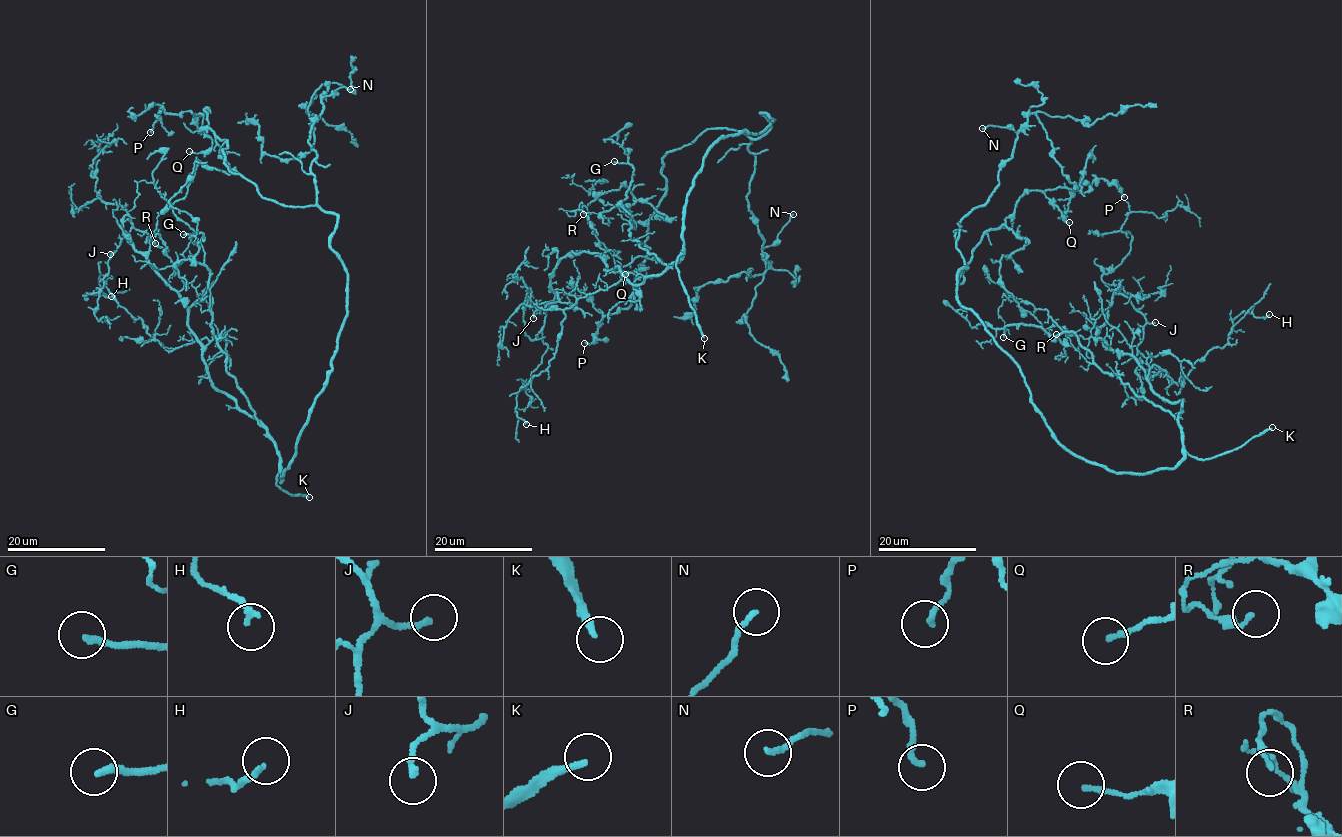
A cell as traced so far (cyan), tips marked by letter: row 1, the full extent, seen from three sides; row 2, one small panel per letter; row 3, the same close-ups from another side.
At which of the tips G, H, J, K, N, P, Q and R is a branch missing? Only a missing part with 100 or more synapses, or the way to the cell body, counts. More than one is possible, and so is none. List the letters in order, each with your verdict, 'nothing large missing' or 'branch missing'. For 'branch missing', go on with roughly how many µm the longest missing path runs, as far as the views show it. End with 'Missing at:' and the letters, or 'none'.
G: branch missing; missing 80 µm
H: nothing large missing
J: nothing large missing
K: branch missing; missing 140 µm
N: nothing large missing
P: nothing large missing
Q: nothing large missing
R: nothing large missing
Missing at: G, K

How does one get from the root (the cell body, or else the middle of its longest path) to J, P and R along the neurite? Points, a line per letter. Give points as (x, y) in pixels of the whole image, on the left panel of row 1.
J: (293, 456), (281, 482), (275, 440), (212, 383), (182, 299), (126, 237), (128, 216), (132, 228), (110, 254)
P: (293, 456), (346, 314), (337, 215), (262, 197), (228, 168), (206, 109), (196, 122), (160, 108), (150, 132)
R: (293, 456), (281, 482), (281, 457), (268, 429), (212, 383), (188, 324), (184, 281), (160, 234), (155, 243)

